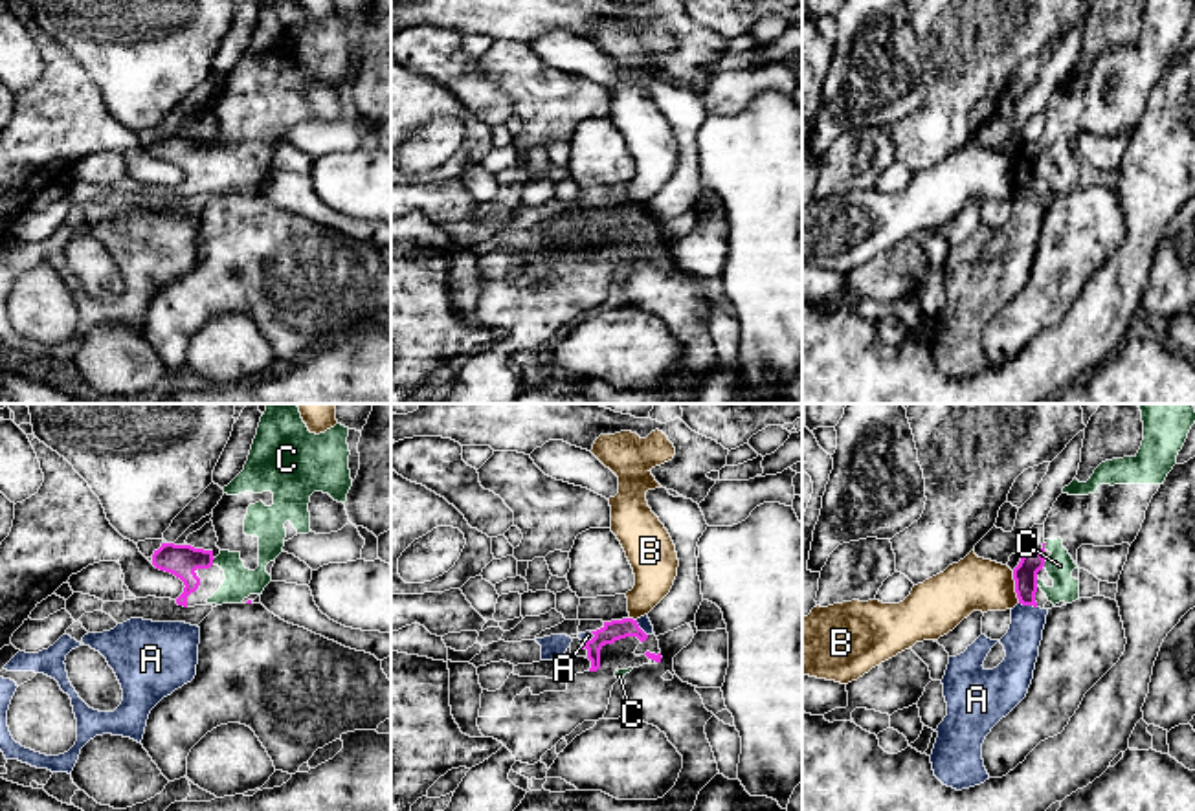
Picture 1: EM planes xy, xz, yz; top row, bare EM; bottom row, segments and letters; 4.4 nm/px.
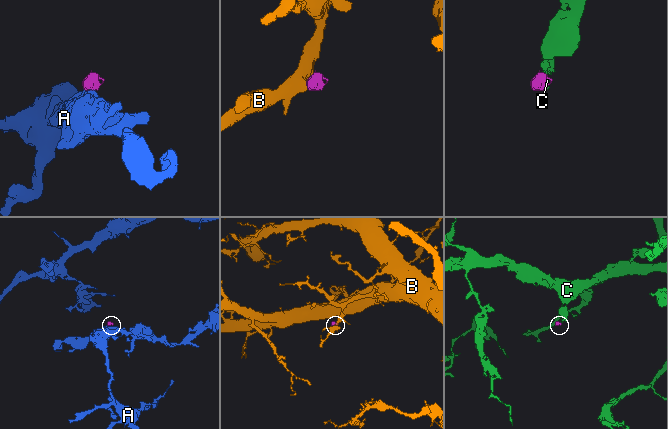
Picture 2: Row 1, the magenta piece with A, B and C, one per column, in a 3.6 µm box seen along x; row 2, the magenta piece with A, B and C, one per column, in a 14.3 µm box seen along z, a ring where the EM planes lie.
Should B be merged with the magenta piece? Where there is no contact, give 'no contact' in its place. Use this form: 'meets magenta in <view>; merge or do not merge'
meets magenta in yz; do not merge

